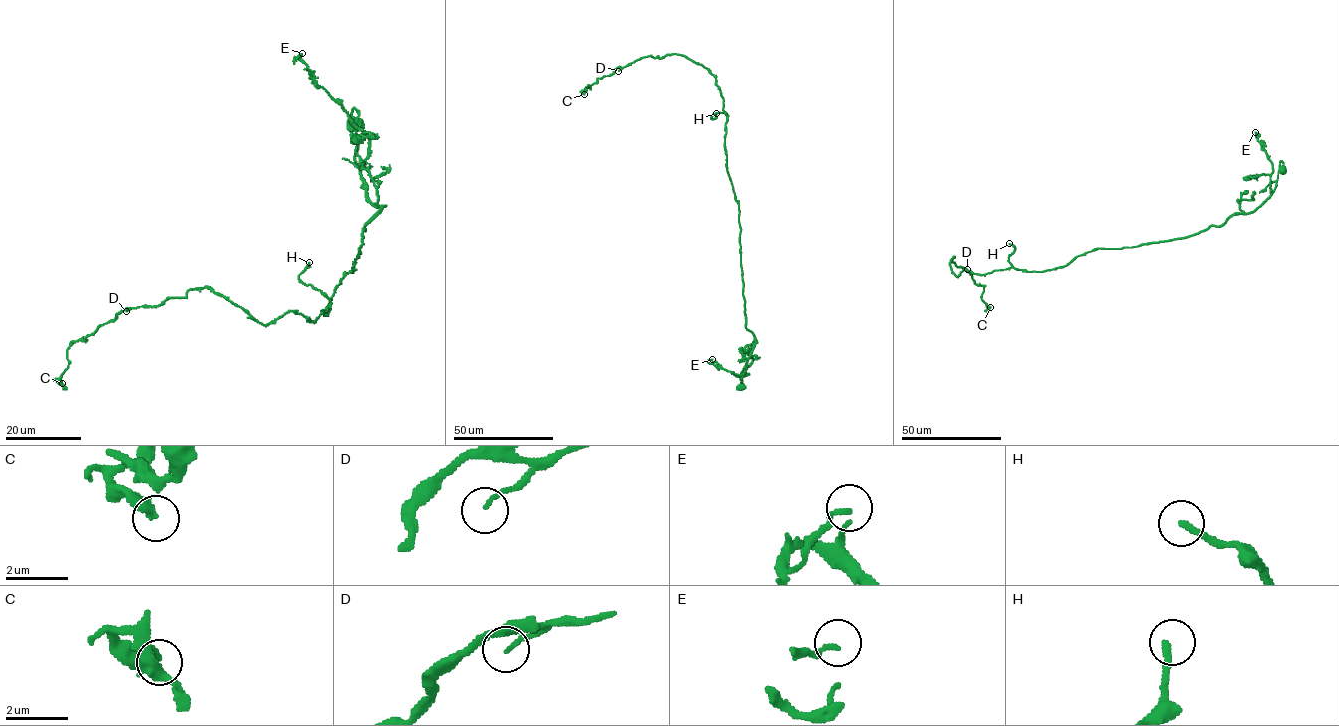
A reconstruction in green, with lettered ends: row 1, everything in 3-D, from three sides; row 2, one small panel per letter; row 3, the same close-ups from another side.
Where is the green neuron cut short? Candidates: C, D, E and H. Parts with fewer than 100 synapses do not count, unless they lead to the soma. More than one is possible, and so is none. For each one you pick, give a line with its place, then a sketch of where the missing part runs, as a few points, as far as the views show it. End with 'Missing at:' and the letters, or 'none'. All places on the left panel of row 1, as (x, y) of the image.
H: at (309, 262); missing branch runs (309, 262), (284, 217), (275, 176), (261, 160), (271, 93), (240, 30), (245, 3)
Missing at: H

